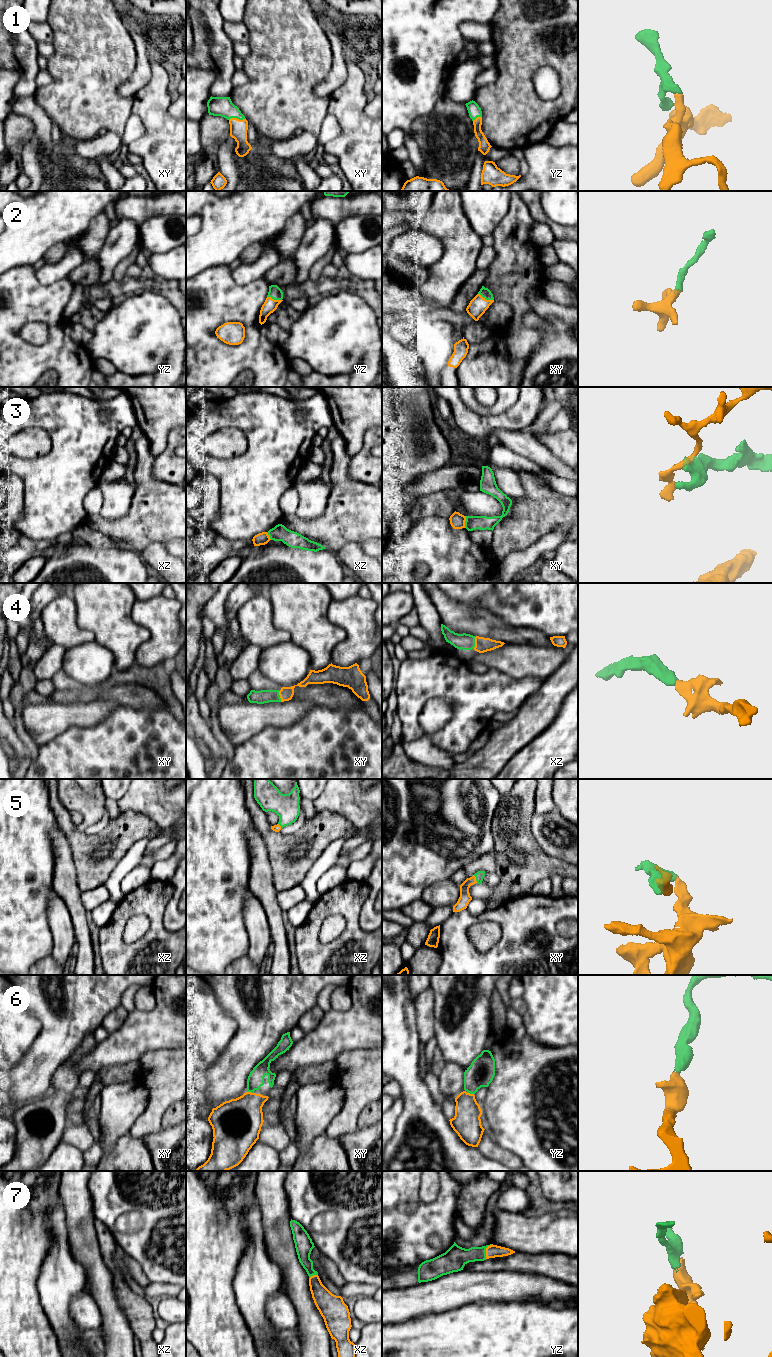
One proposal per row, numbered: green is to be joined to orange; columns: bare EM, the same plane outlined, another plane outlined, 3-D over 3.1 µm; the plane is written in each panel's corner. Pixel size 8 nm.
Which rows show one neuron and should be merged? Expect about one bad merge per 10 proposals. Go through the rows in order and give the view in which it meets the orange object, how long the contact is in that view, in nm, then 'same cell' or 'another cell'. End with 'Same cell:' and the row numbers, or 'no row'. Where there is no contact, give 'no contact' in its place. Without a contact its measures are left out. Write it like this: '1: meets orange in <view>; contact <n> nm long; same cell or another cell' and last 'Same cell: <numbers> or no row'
1: meets orange in xy; contact 140 nm long; same cell
2: meets orange in xy; contact 140 nm long; same cell
3: meets orange in xy; contact 100 nm long; another cell
4: meets orange in xz; contact 100 nm long; same cell
5: meets orange in xy; contact 70 nm long; same cell
6: meets orange in yz; contact 80 nm long; same cell
7: meets orange in yz; contact 130 nm long; same cell
Same cell: 1, 2, 4, 5, 6, 7

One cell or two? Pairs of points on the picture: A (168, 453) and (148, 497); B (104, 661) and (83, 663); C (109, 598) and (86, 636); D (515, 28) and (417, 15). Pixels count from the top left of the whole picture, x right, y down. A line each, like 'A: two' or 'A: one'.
A: two
B: one
C: two
D: two

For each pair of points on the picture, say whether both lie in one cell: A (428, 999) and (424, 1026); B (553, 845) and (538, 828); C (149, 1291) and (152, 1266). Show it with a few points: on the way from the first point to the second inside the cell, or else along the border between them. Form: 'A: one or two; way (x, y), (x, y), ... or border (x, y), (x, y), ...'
A: one; way (425, 1006), (425, 1019)
B: one; way (551, 841), (542, 832)
C: two; border (151, 1281), (167, 1282), (174, 1285)

